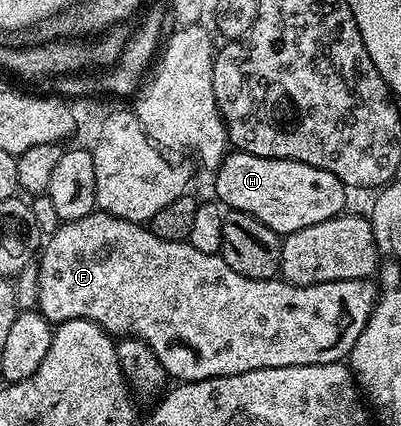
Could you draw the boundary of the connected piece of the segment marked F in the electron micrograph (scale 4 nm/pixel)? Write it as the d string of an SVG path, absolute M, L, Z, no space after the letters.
M100 210L80 220L60 223L59 229L46 237L38 264L35 300L39 303L39 315L55 326L67 320L88 320L112 337L136 336L149 345L168 377L176 376L179 382L262 368L346 361L370 320L377 297L376 285L367 278L320 284L288 284L279 278L250 280L237 274L218 254L201 254L186 240L157 238L142 223L122 220Z

